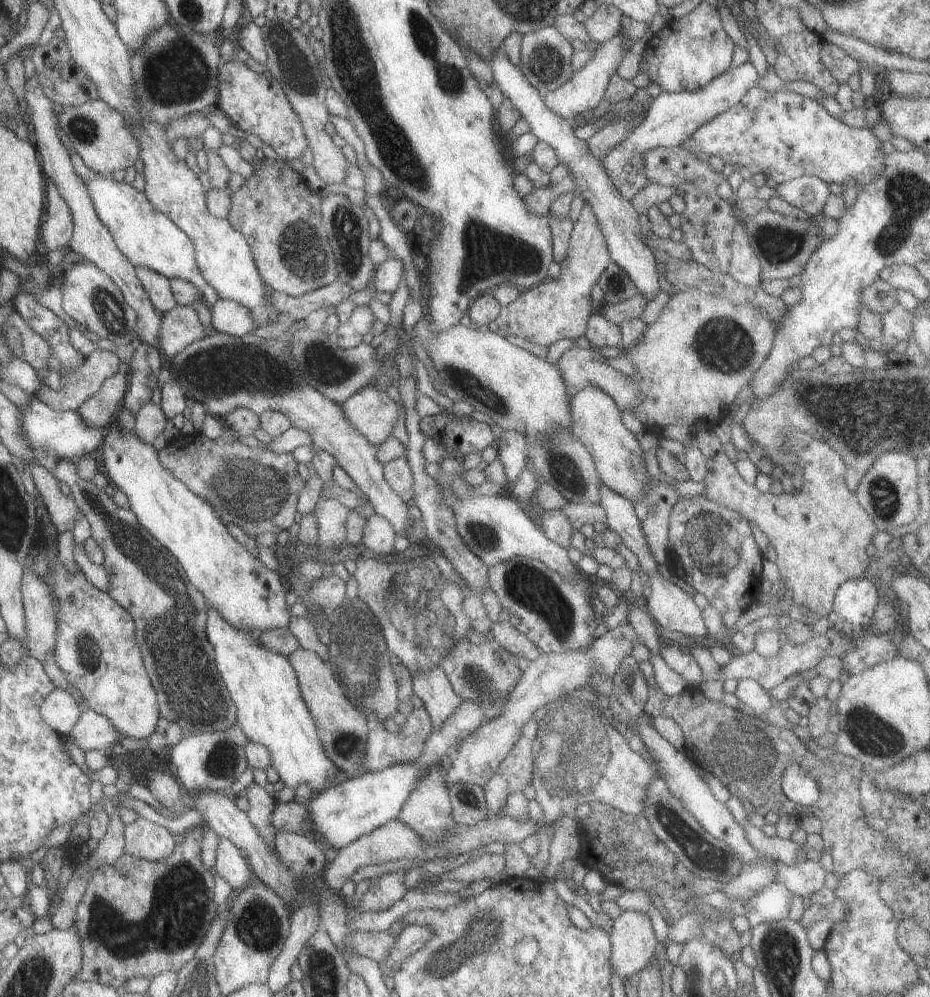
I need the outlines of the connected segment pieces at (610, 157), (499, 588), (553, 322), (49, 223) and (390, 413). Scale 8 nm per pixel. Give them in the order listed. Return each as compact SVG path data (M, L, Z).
M747 60L741 66L729 66L723 74L719 74L717 78L713 78L709 84L705 84L703 88L699 88L695 92L677 92L677 94L661 92L661 94L657 94L651 100L651 104L647 104L643 120L635 126L635 130L631 130L621 144L617 144L615 148L611 148L611 152L605 154L603 168L609 176L609 180L615 184L615 188L619 188L623 192L625 200L631 200L641 188L645 188L649 184L647 176L643 174L643 160L641 160L643 152L659 148L659 146L677 148L693 132L697 132L699 126L707 124L717 114L725 112L733 104L737 104L747 94L747 90L755 86L755 82L759 78L761 76L755 72L753 64Z
M513 556L511 560L505 560L487 570L487 584L495 592L499 606L507 612L509 624L517 632L525 634L543 654L579 652L595 640L593 630L597 626L597 614L589 604L587 592L591 580L579 578L577 582L565 582L543 562Z
M583 206L579 218L573 222L569 246L565 258L559 264L559 276L543 280L541 284L521 290L521 294L507 306L501 308L493 320L497 334L507 340L527 340L549 348L559 340L581 338L587 330L587 320L597 308L591 300L591 288L597 284L601 272L611 264L605 238L589 206Z
M51 180L45 182L45 218L39 228L41 242L47 250L67 248L69 238L73 234L73 220L67 204L61 200L55 184Z
M365 386L345 402L341 402L345 420L375 448L381 446L393 432L397 420L395 402L375 386Z

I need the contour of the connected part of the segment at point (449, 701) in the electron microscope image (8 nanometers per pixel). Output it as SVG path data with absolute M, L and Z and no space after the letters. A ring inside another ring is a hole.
M439 666L431 670L413 672L411 684L413 696L417 696L423 702L423 708L431 718L433 730L439 728L439 724L461 704L461 698L453 692L445 672Z

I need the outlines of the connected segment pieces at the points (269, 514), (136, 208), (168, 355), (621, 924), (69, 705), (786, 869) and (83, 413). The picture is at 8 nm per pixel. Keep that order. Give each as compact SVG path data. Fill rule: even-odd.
M223 428L221 436L209 440L201 432L193 432L187 436L175 438L165 442L165 446L157 452L159 462L179 480L183 482L197 498L203 498L217 518L227 526L233 524L241 528L249 538L255 538L257 534L269 532L269 534L279 534L287 530L293 524L293 516L297 512L297 496L299 490L305 486L305 480L299 478L297 474L297 462L291 454L275 454L271 450L261 450L261 448L247 448L237 440L237 432L231 428Z
M95 172L91 178L87 180L83 178L83 186L89 194L97 220L107 228L119 252L135 268L149 268L165 276L167 280L179 278L179 280L193 284L201 292L209 308L219 300L217 292L203 280L203 276L199 274L199 268L195 266L195 250L193 250L191 240L167 216L163 216L151 206L145 192L135 190L131 184L115 182L109 174L95 174Z
M175 306L171 312L161 316L161 330L159 330L159 352L165 362L173 360L185 346L201 340L207 334L215 334L213 326L207 328L199 322L197 312L193 306Z
M621 912L609 932L611 976L631 978L649 966L659 944L651 920L641 912Z
M51 690L39 706L39 716L53 732L57 732L65 740L69 730L81 716L81 708L73 694L69 694L67 690Z
M801 860L791 866L781 862L771 862L775 868L775 884L785 884L785 888L797 898L809 898L813 892L825 886L825 870L819 862Z
M119 372L109 376L109 378L105 378L101 388L93 396L89 396L75 410L75 414L79 414L79 418L83 420L85 426L105 430L105 426L109 426L115 420L117 410L123 404L127 386L129 386L127 376L123 376Z

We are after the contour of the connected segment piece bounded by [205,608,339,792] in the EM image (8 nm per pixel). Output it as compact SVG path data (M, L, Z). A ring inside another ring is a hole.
M207 608L205 636L215 654L215 668L233 700L237 712L235 724L243 730L249 742L261 744L269 750L271 766L277 770L279 780L291 788L307 784L311 792L325 792L339 784L331 782L331 776L337 772L335 764L323 752L315 720L299 694L299 684L289 658L259 646L259 632L235 628L221 618L215 608Z

